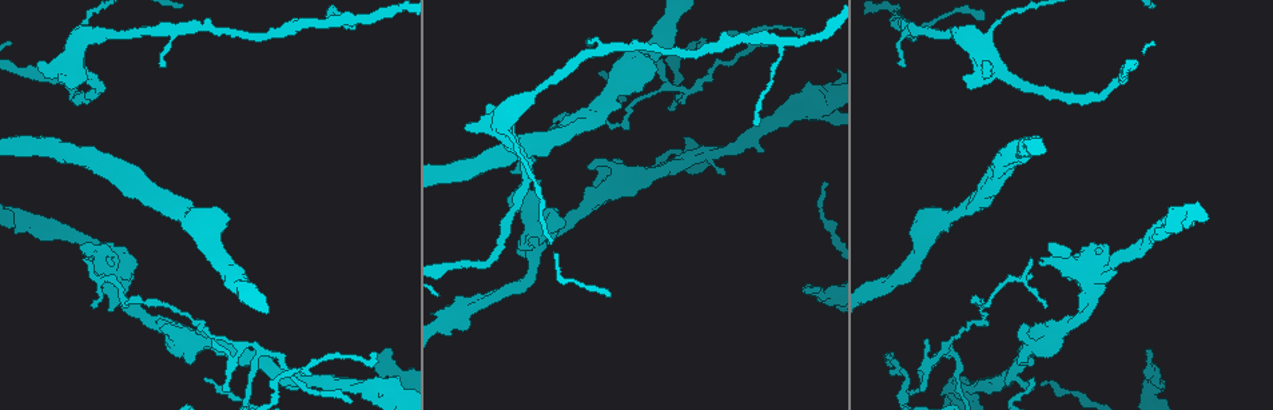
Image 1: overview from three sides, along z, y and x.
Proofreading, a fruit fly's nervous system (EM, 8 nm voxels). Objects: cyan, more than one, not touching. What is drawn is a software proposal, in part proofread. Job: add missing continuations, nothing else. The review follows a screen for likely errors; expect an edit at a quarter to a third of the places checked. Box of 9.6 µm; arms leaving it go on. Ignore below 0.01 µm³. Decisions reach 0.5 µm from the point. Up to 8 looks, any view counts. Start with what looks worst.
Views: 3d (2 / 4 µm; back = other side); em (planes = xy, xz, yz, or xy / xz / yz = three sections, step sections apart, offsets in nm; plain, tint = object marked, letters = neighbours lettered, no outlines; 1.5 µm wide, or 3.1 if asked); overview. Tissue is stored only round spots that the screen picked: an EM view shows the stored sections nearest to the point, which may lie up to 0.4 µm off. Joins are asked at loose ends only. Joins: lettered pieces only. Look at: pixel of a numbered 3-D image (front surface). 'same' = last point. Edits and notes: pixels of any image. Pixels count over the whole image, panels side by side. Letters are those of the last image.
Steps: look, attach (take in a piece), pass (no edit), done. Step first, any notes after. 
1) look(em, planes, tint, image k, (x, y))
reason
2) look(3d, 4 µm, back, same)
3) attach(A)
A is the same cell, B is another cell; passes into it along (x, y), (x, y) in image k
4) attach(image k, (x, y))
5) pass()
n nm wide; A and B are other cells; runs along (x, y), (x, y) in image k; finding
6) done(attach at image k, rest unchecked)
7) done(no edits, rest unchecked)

look(3d, 2 µm, image 1, (392, 351))
an open end

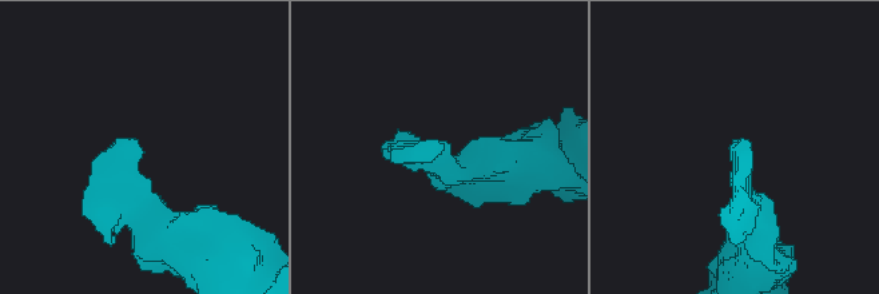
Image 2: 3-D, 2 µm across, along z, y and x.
look(em, xz, step 4, tint, image 2, (134, 138))

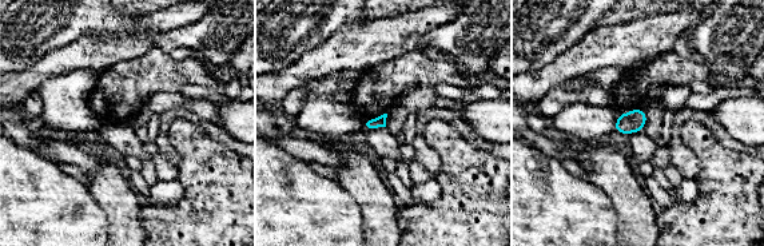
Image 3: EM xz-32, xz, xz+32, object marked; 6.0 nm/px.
look(em, planes, letters, same)
cut it another way

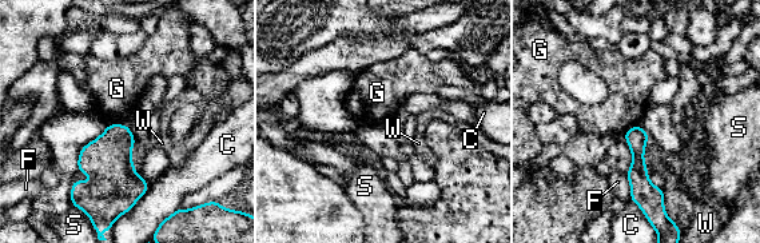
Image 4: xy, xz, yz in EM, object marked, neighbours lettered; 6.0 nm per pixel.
pass()
C, F, G, S and W are other cells; none of them fits

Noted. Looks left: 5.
look(3d, 2 µm, image 1, (801, 35))
long arm stops here

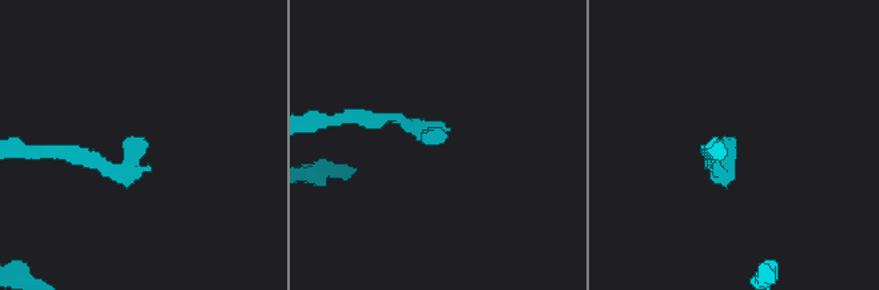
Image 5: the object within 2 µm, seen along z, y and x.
look(em, yz, step 8, letters, image 5, (732, 138))

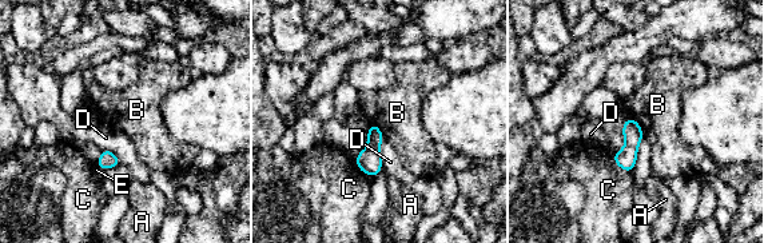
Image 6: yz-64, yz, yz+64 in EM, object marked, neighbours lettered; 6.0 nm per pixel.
pass()
A, B, C, D and E are other cells; border along (633, 118), (644, 135) in image 6; no lettered piece goes on from it

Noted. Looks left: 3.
look(em, planes, letters, image 1, (223, 389))
branch stops here

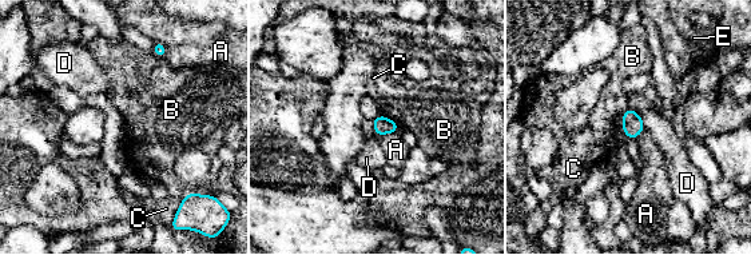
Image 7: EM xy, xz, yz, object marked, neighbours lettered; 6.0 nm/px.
pass()
100 nm wide; A, B, C, D and E are other cells; border along (628, 107), (640, 116), (644, 128) in image 7; none of them fits

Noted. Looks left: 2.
done(no edits, rest unchecked)

